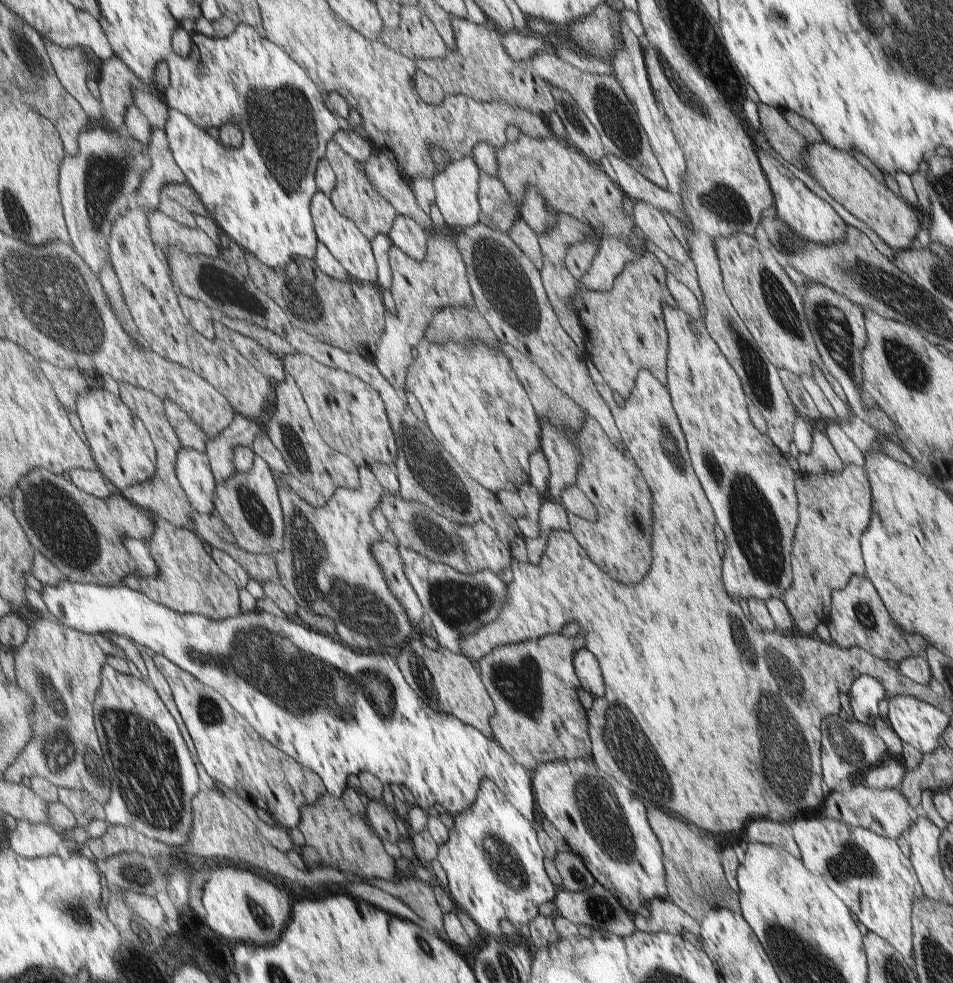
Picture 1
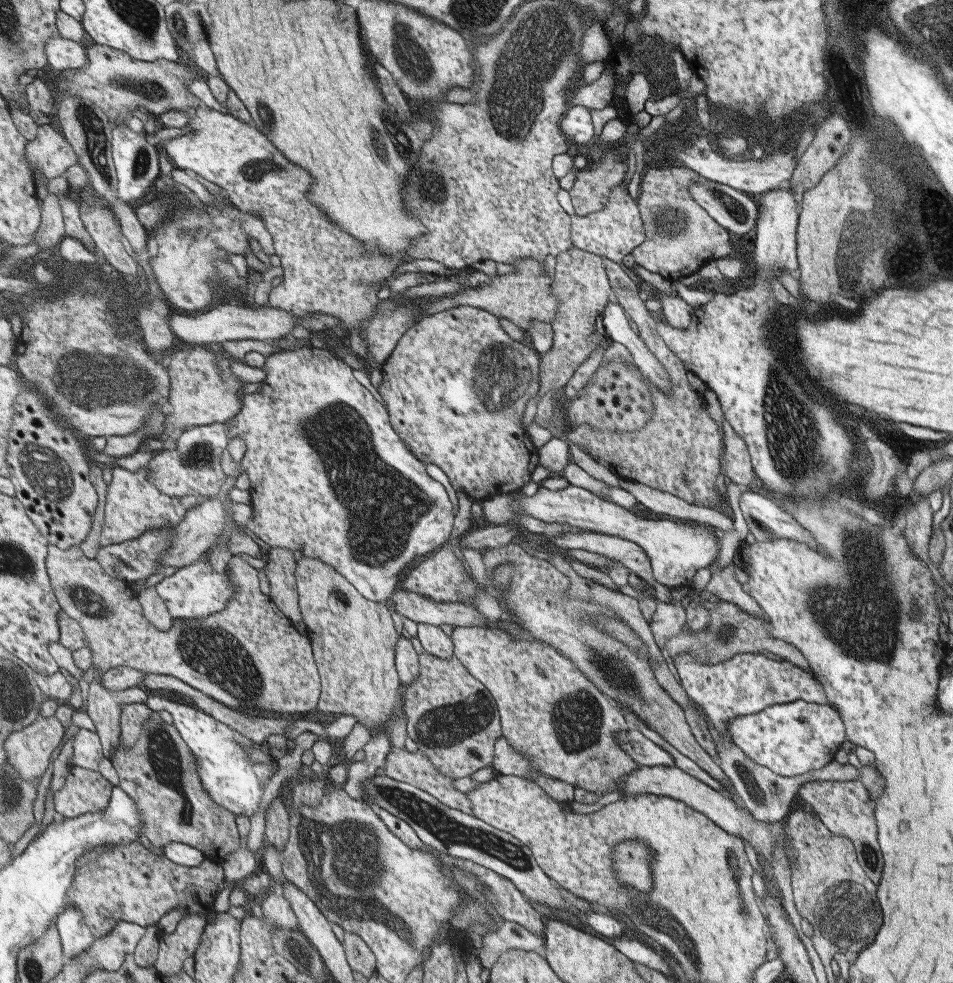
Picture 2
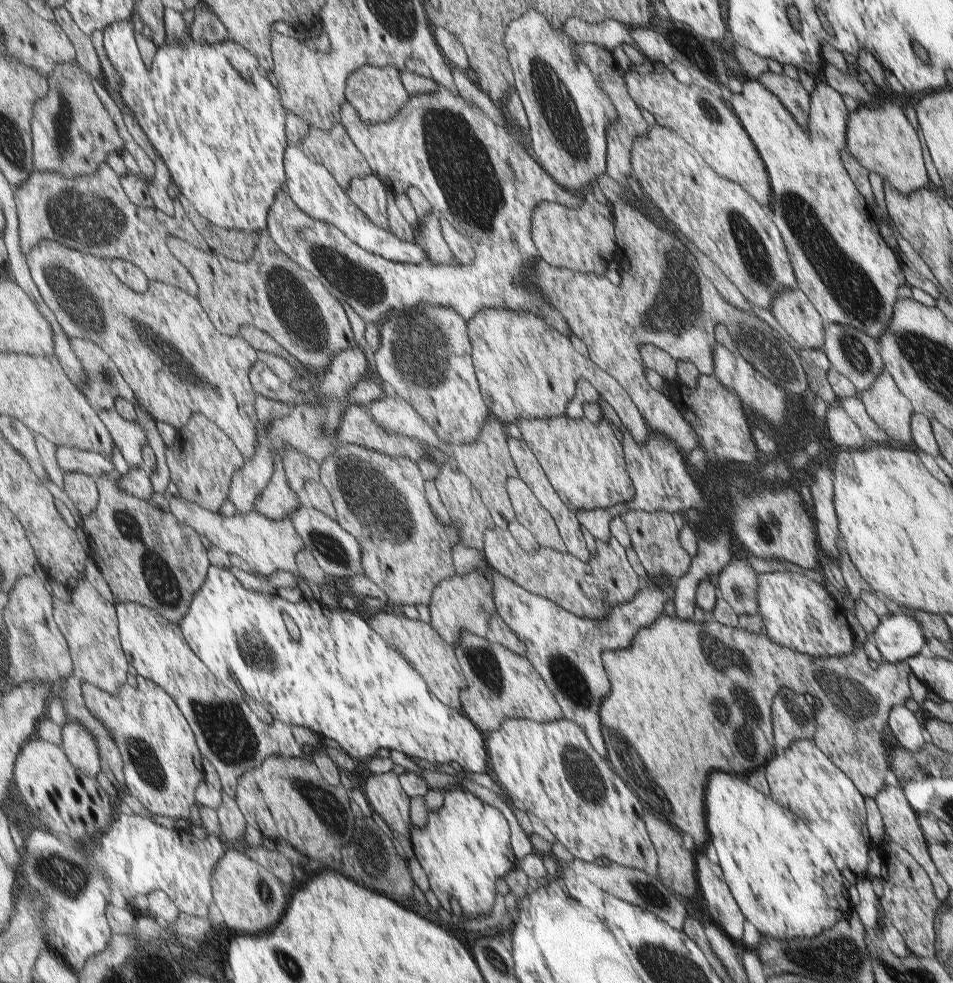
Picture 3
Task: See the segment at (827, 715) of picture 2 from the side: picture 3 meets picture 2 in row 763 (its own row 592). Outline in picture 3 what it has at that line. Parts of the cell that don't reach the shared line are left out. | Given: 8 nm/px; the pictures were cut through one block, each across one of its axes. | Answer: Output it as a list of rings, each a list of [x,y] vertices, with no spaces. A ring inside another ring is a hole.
[[[797,572],[757,573],[757,612],[765,636],[780,646],[813,657],[837,657],[855,649],[841,605],[837,604],[817,582]]]

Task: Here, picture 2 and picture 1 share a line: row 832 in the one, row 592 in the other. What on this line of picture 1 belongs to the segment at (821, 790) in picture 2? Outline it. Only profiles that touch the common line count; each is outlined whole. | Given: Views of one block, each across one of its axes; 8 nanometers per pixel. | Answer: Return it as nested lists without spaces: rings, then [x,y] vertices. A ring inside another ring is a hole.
[[[864,575],[851,577],[845,589],[832,592],[830,622],[828,619],[825,626],[833,644],[842,649],[856,646],[881,660],[896,663],[909,657],[926,658],[928,644],[921,636],[910,635],[891,620],[871,581]]]

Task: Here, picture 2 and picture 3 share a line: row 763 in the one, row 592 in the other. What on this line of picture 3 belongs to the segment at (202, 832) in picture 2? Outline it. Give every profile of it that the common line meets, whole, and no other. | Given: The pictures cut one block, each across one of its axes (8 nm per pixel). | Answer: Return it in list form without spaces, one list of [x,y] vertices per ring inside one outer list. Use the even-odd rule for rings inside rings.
[[[103,474],[102,476],[96,478],[96,483],[100,492],[99,506],[90,515],[82,517],[83,530],[87,535],[86,541],[88,544],[90,557],[94,561],[95,565],[99,568],[99,571],[113,596],[115,604],[119,604],[121,602],[138,603],[144,605],[145,607],[150,607],[152,610],[157,610],[166,620],[178,624],[181,622],[181,620],[183,620],[183,616],[189,612],[189,604],[191,604],[191,600],[193,600],[195,592],[199,592],[199,588],[201,588],[201,586],[203,586],[205,583],[205,578],[207,578],[207,570],[209,570],[209,566],[211,566],[211,562],[209,562],[209,558],[207,558],[207,548],[203,546],[203,542],[201,542],[199,534],[195,530],[192,530],[191,526],[177,520],[172,512],[157,510],[157,508],[155,508],[155,506],[153,506],[149,500],[145,501],[139,499],[137,496],[120,490],[115,474]]]

